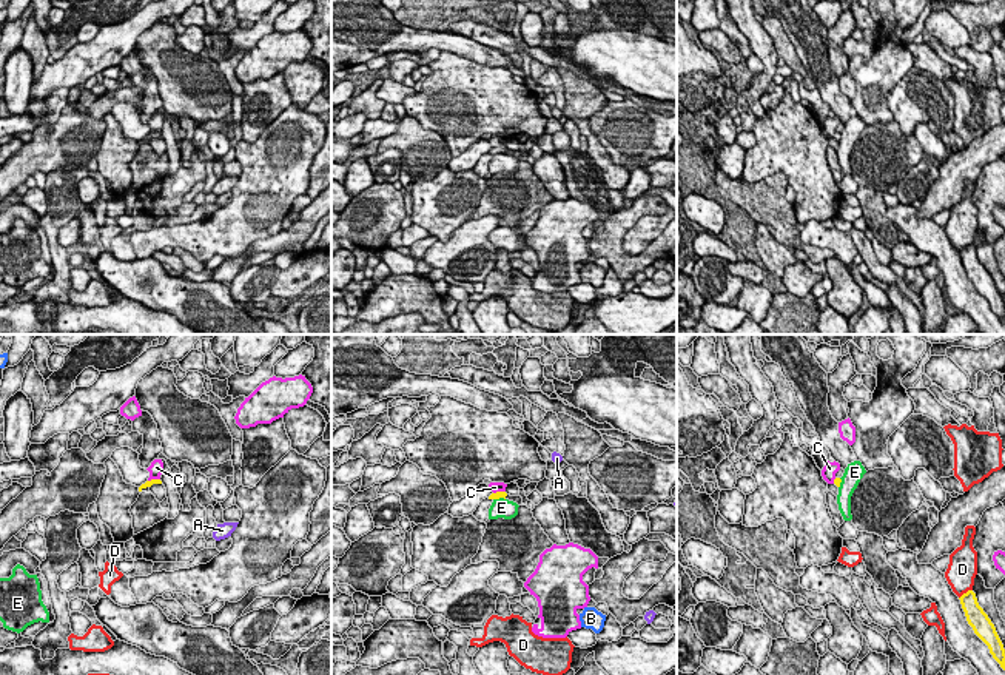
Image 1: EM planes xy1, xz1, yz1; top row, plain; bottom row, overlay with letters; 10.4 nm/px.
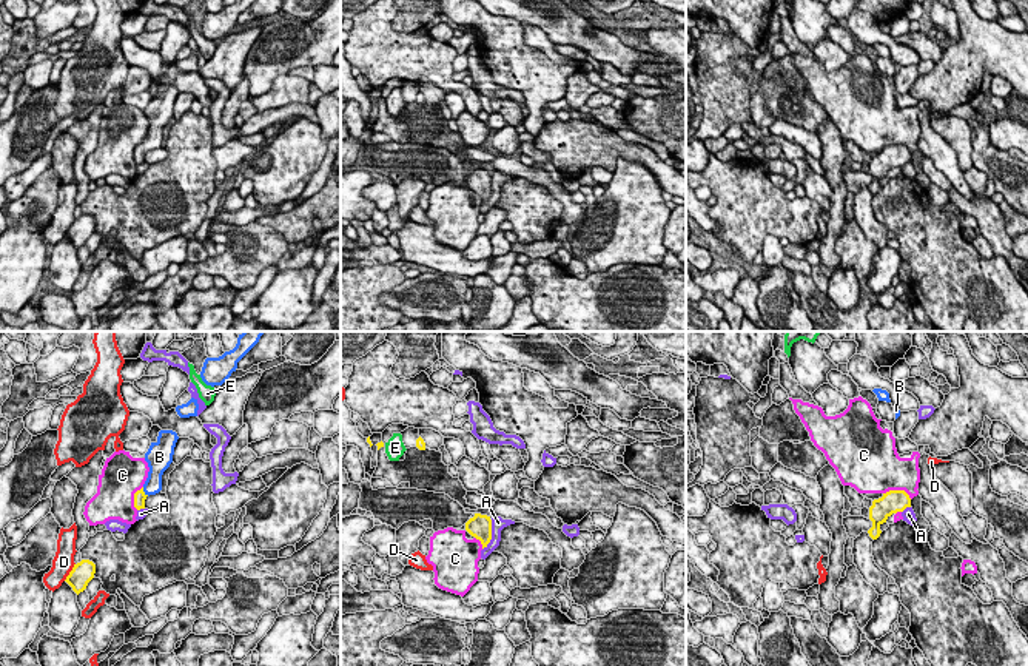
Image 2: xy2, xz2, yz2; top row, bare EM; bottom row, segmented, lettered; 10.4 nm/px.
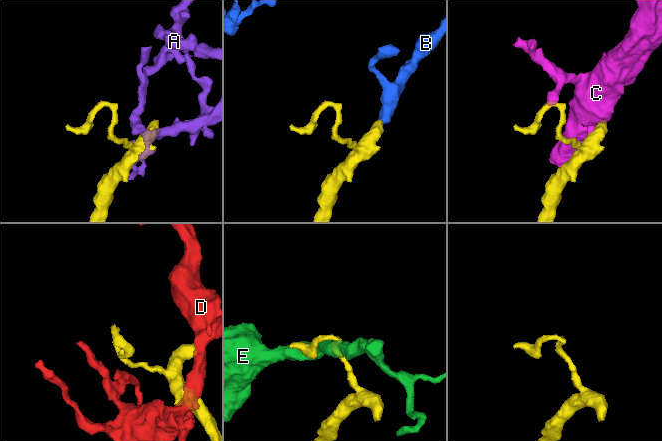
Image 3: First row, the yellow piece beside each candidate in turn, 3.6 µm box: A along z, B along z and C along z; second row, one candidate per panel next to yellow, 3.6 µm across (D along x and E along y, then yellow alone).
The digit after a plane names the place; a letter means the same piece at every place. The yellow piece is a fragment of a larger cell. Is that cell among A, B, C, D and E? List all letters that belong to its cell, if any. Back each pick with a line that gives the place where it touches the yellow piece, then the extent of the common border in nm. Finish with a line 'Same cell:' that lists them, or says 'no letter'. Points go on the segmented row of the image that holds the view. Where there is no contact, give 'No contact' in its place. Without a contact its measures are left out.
B: Touches yellow at xy2 (144, 492). Shared border 120 nm
Same cell: B

